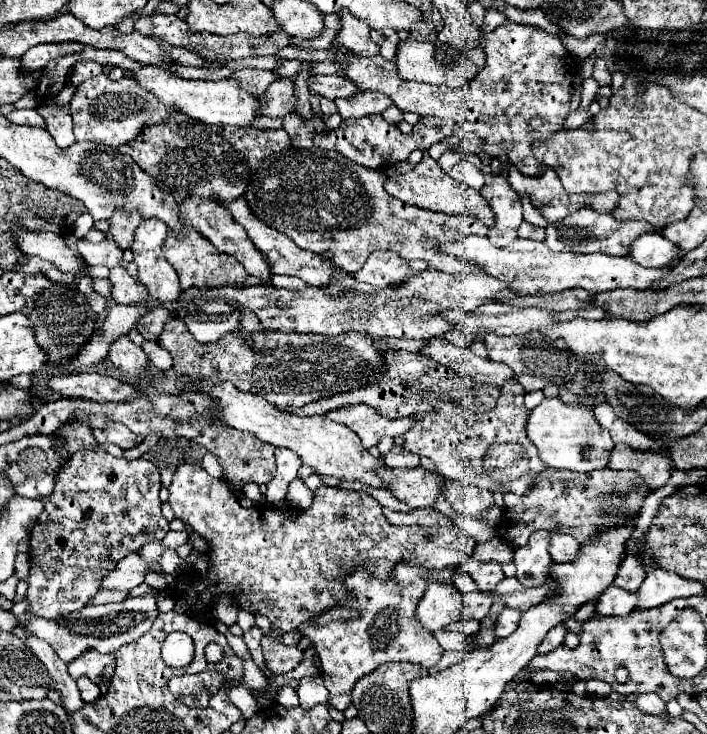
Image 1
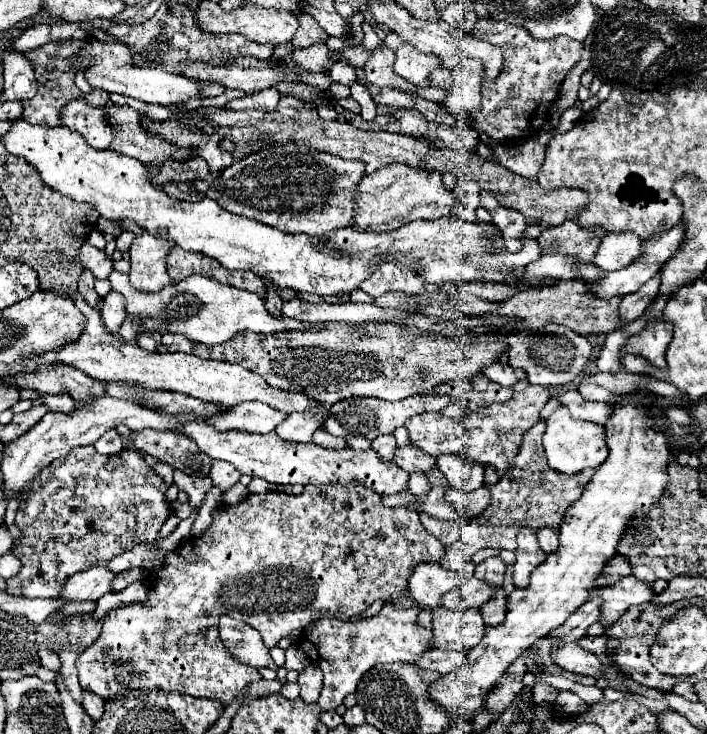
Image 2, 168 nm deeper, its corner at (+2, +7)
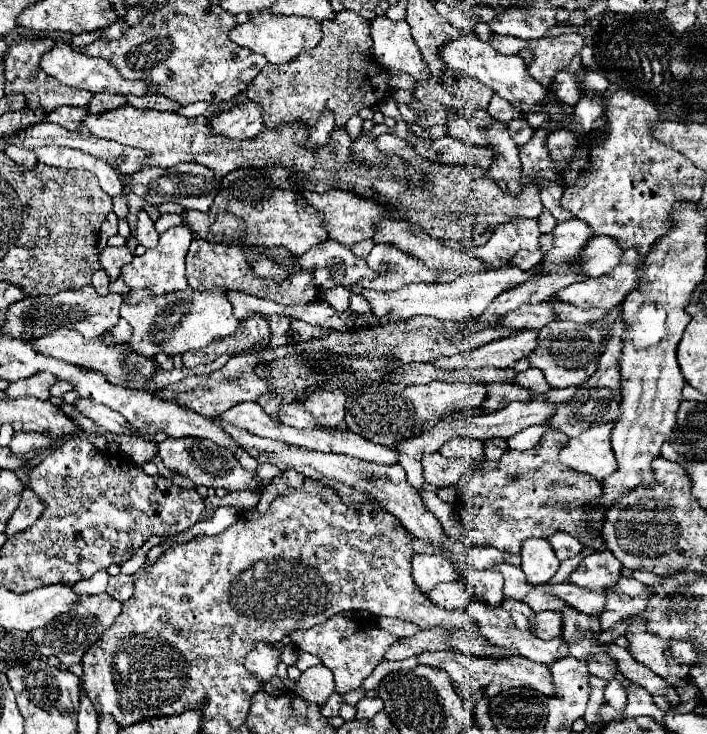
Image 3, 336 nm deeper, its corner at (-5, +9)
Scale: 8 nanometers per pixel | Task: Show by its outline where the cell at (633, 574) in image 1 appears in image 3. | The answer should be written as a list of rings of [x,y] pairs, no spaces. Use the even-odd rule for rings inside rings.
[[[602,550],[582,558],[566,582],[588,590],[600,590],[616,584],[620,572],[622,572],[620,560],[610,550]]]

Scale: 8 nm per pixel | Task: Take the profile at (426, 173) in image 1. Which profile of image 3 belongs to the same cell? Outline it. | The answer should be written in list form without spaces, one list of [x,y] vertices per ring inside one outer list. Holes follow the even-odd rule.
[[[306,190],[306,192],[300,194],[300,198],[308,206],[312,206],[318,214],[324,216],[328,238],[338,242],[338,244],[344,244],[344,246],[352,246],[352,244],[356,244],[360,240],[372,238],[372,224],[376,224],[376,220],[388,218],[388,212],[384,212],[384,208],[380,208],[380,204],[372,204],[372,200],[364,200],[360,196],[352,196],[352,192],[330,190],[330,192],[318,194],[318,192]]]

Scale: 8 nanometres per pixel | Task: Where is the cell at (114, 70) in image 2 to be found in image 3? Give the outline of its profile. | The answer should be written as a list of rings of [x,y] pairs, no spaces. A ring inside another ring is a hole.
[[[56,40],[54,48],[40,58],[40,68],[48,76],[60,80],[62,84],[68,84],[68,86],[74,86],[74,88],[82,88],[82,90],[88,90],[88,92],[112,92],[112,94],[144,96],[150,90],[144,82],[124,80],[120,74],[116,74],[116,68],[112,68],[112,64],[106,64],[106,60],[88,58],[88,56],[80,54],[78,50],[74,50],[70,44],[66,44],[62,40]]]

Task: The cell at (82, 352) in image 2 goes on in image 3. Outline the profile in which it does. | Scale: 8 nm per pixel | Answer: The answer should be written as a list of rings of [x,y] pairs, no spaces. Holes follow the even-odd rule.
[[[62,328],[62,330],[54,330],[54,332],[48,332],[48,334],[32,340],[32,346],[34,346],[34,350],[38,354],[52,356],[52,358],[64,360],[68,364],[100,372],[110,384],[120,384],[120,386],[130,386],[130,388],[142,388],[142,386],[150,384],[152,378],[148,378],[148,380],[136,380],[136,376],[128,376],[128,372],[124,372],[124,360],[126,360],[126,356],[130,352],[122,344],[108,346],[106,344],[108,340],[110,340],[110,336],[106,336],[106,340],[84,340],[80,332],[68,332],[66,328]]]

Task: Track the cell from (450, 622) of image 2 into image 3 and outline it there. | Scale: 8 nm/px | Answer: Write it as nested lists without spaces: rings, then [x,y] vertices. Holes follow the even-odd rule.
[[[434,628],[434,630],[422,630],[410,638],[396,640],[388,652],[384,654],[384,660],[404,660],[410,656],[418,656],[424,650],[432,648],[448,648],[446,644],[448,636],[444,636],[444,628]]]

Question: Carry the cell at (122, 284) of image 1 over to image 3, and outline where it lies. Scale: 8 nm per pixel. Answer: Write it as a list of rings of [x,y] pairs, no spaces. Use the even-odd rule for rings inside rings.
[[[192,288],[184,292],[172,292],[168,296],[144,298],[138,304],[122,304],[120,316],[132,326],[132,336],[126,342],[130,352],[142,356],[156,356],[160,352],[168,356],[198,350],[210,344],[216,336],[230,336],[238,330],[240,322],[232,316],[232,306],[224,300],[224,290],[196,292]]]

